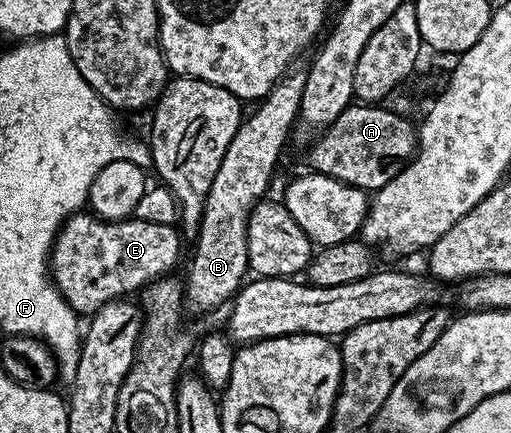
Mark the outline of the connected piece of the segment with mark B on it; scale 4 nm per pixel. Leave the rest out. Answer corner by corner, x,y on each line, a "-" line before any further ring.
302,70
294,71
284,75
256,106
259,108
244,118
233,141
229,141
229,149
225,149
225,157
221,157
221,169
210,176
199,234
193,239
195,252
185,274
188,312
211,311
223,302
226,304
248,278
247,220
251,218
251,208
266,196
263,194
275,175
275,166
291,135
291,126
296,126
301,97
305,93
307,76

